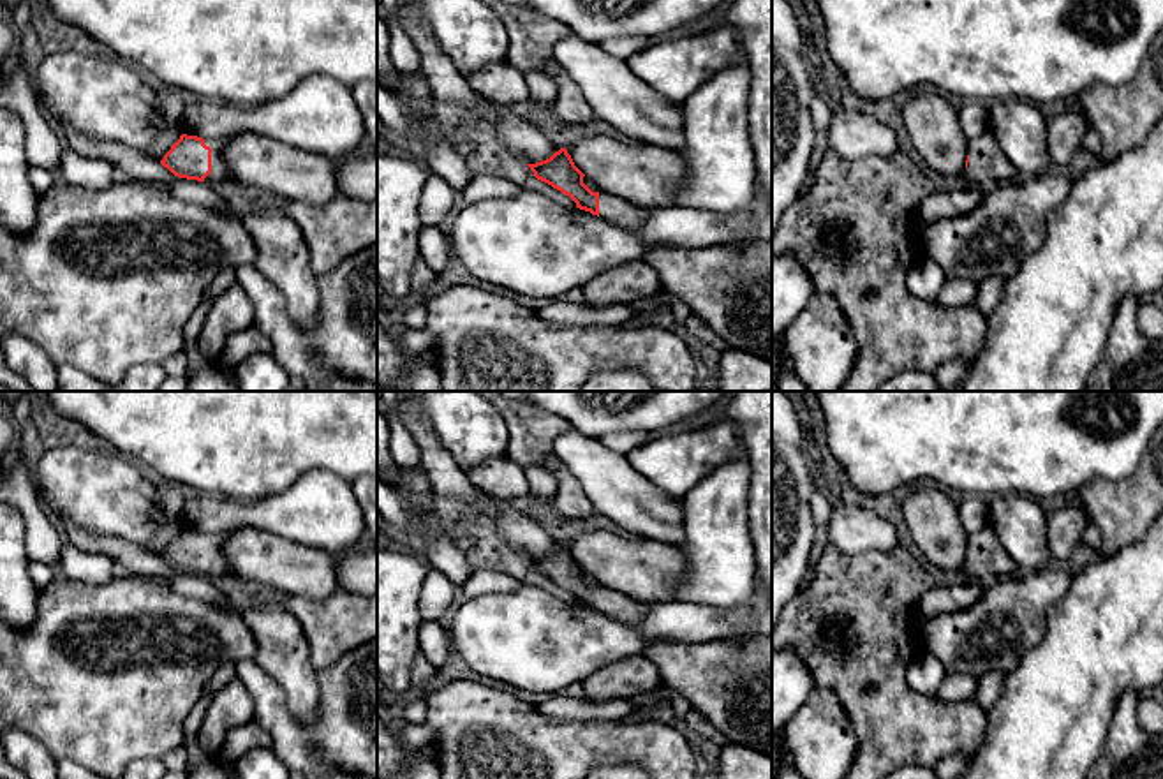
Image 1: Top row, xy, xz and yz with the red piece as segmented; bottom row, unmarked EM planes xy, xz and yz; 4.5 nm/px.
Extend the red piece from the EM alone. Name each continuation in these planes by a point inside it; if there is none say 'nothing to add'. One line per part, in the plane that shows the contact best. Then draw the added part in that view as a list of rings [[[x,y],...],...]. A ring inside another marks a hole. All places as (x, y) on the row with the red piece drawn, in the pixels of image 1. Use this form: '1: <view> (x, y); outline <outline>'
1: xy (219, 171); outline [[[226,137],[204,139],[204,145],[211,148],[211,173],[204,178],[204,183],[227,180],[229,173],[222,160]]]

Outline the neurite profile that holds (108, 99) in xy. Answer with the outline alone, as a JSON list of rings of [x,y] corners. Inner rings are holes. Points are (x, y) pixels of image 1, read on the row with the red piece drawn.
[[[106,51],[46,53],[35,74],[37,95],[51,122],[67,122],[95,141],[115,141],[148,153],[157,136],[174,127],[144,74]]]

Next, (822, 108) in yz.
[[[818,92],[812,95],[811,115],[812,115],[812,125],[816,129],[816,145],[812,152],[812,169],[809,171],[809,176],[804,182],[800,194],[805,194],[812,187],[816,169],[823,155],[830,150],[828,125],[833,109],[835,109],[833,104],[825,95]]]

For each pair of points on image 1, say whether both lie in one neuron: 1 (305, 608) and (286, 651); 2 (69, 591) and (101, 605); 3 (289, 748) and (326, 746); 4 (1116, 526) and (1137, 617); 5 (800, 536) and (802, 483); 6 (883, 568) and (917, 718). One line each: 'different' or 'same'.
1: different
2: same
3: same
4: different
5: same
6: same

